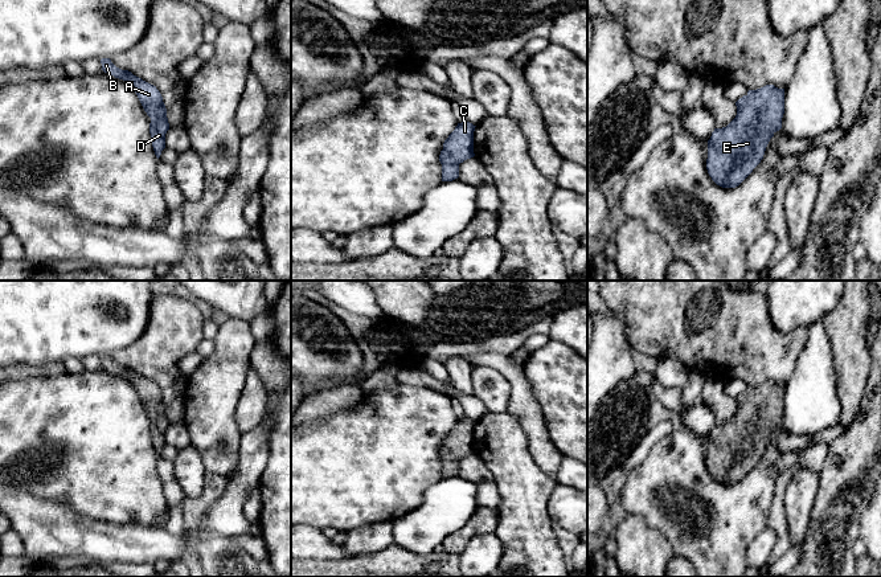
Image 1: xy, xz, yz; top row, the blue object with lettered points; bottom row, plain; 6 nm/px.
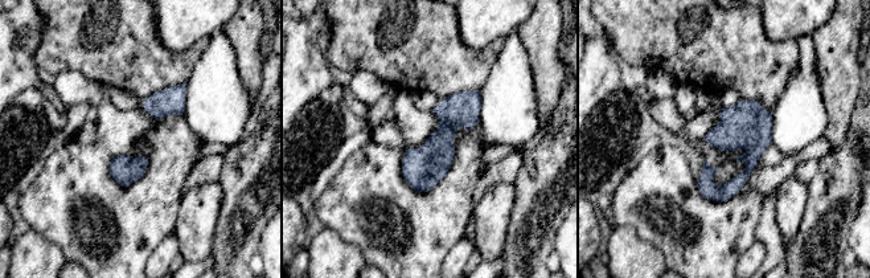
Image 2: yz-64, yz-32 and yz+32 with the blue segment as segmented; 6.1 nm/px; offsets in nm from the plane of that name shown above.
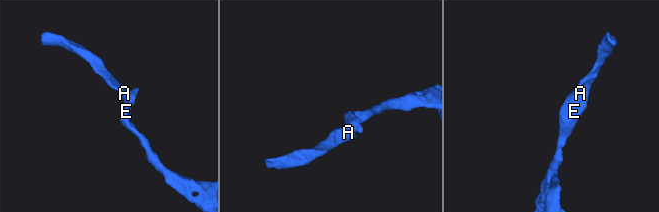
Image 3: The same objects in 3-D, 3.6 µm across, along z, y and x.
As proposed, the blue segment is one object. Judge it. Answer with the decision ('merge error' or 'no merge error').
no merge error

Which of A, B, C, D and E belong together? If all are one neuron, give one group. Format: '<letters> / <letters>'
A B C D E

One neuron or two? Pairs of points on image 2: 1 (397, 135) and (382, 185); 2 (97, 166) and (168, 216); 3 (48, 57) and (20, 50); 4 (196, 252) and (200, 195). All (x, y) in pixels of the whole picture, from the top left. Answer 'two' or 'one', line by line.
1: two
2: one
3: two
4: one

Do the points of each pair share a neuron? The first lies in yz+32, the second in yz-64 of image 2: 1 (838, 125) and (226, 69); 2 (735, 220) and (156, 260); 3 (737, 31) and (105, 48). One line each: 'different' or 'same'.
1: different
2: different
3: same

